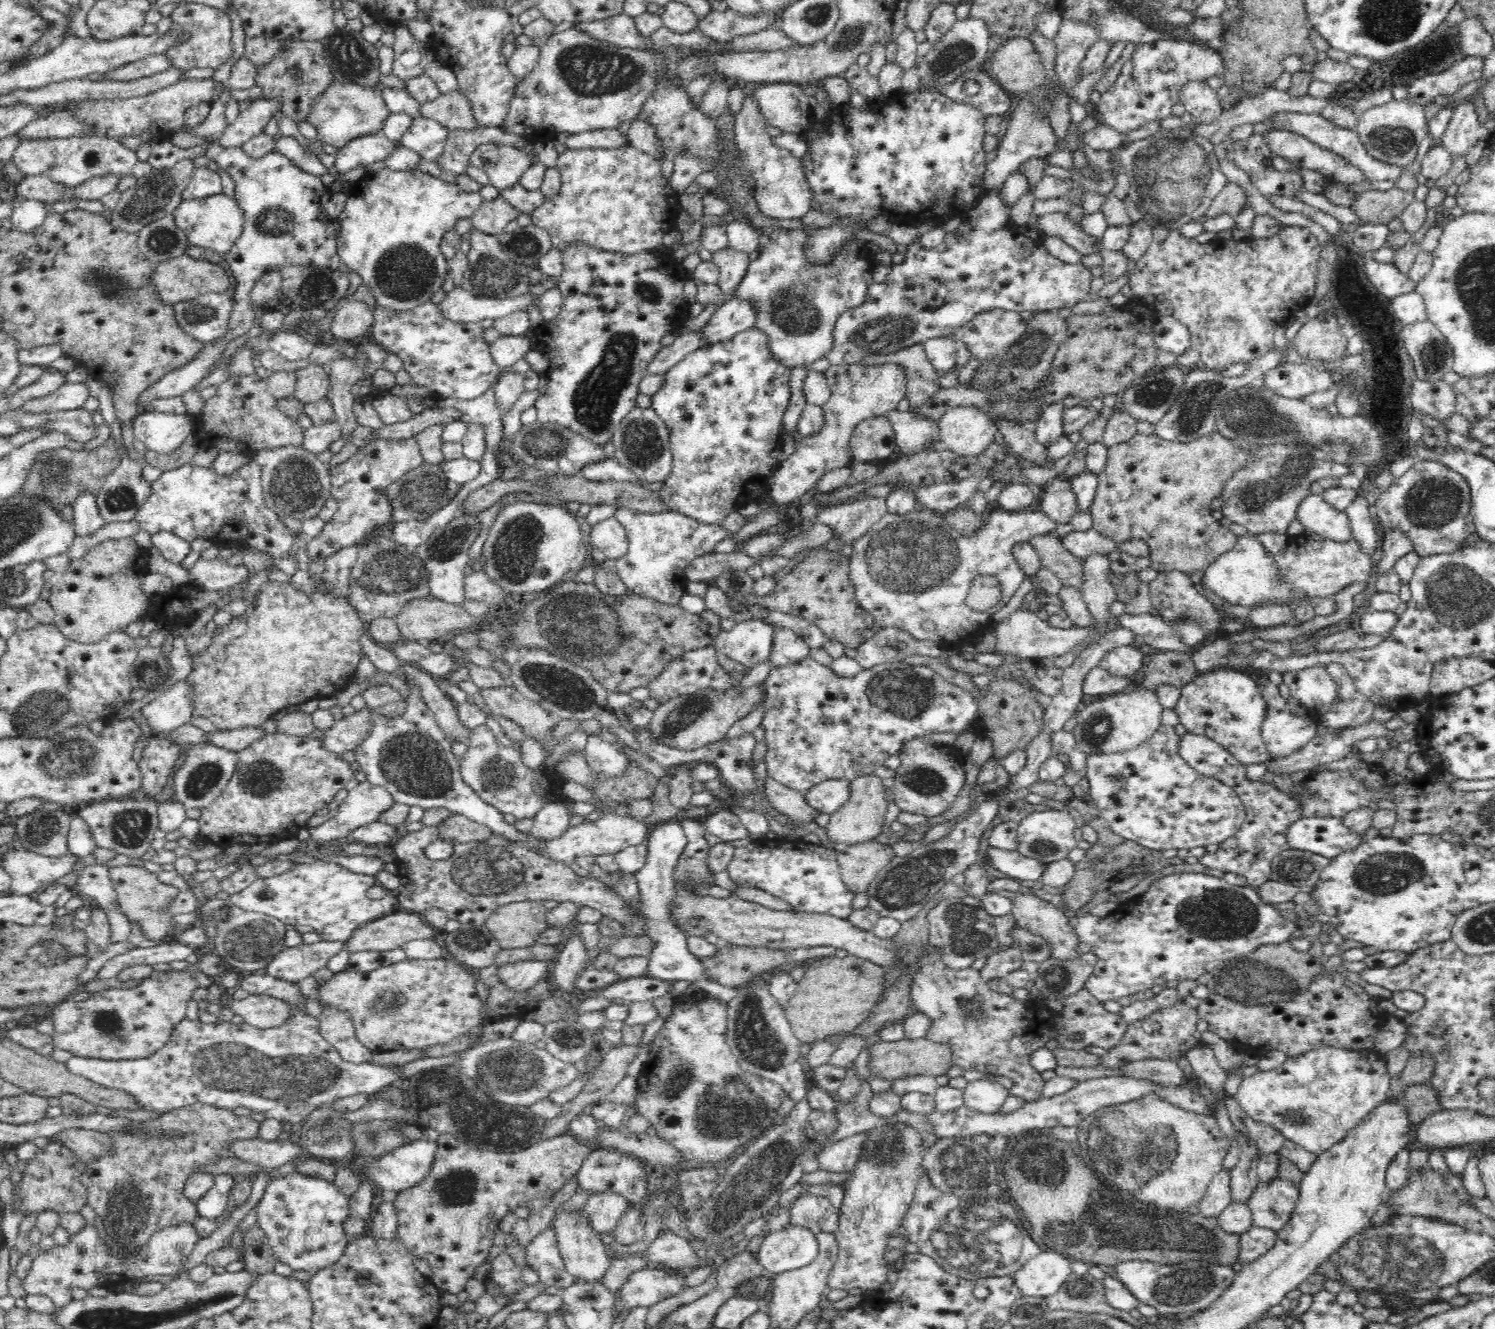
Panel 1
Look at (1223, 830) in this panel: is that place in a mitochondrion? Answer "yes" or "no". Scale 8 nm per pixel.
no

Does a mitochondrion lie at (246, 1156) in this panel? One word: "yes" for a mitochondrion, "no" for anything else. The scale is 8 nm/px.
no

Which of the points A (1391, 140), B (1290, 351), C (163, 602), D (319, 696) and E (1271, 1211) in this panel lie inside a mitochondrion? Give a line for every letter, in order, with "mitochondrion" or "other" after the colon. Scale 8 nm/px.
A: mitochondrion
B: other
C: other
D: other
E: other

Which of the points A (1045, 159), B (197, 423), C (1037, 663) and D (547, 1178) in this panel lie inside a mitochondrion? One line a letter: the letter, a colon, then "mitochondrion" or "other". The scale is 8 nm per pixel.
A: other
B: other
C: other
D: other

